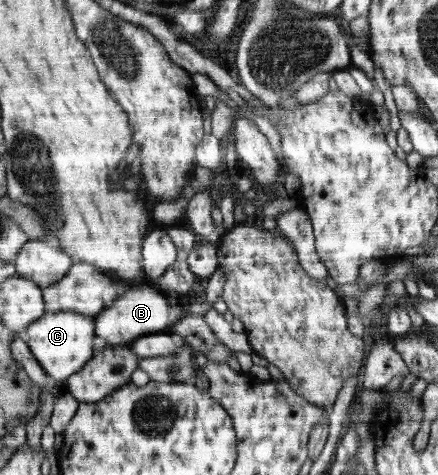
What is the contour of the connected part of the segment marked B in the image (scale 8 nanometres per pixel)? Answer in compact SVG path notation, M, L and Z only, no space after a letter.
M140 285L129 287L121 298L117 298L113 305L102 311L96 317L98 337L102 337L107 347L128 346L136 338L148 334L163 333L169 324L170 304L165 293L154 285Z

